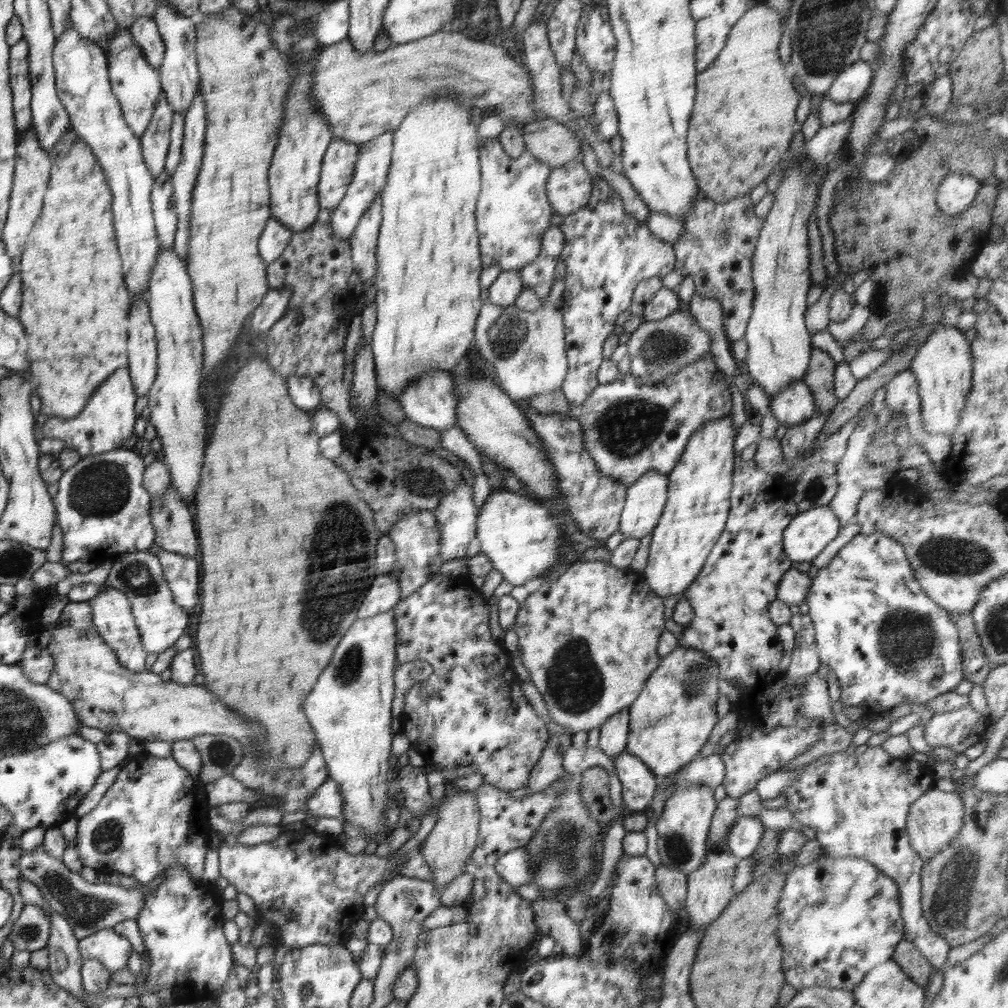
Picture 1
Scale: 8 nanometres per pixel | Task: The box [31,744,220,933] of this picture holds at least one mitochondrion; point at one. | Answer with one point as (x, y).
(86, 908)

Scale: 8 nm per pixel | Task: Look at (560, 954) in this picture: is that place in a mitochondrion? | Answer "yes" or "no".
no

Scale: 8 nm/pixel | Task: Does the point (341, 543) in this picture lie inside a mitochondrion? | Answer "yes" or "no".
yes

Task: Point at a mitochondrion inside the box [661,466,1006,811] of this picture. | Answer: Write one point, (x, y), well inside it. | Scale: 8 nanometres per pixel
(906, 637)

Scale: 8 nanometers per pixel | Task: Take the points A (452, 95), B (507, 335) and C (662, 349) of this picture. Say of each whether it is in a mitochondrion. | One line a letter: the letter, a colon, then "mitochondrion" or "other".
A: other
B: mitochondrion
C: mitochondrion

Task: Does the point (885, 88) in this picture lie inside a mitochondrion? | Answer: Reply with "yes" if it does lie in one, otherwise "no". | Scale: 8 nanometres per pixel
no

